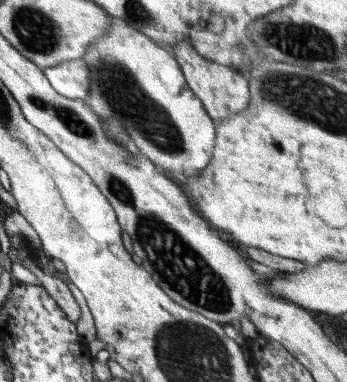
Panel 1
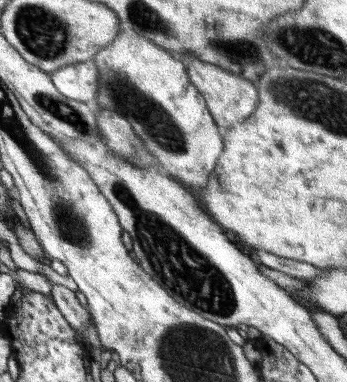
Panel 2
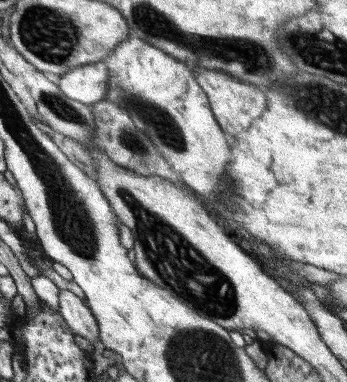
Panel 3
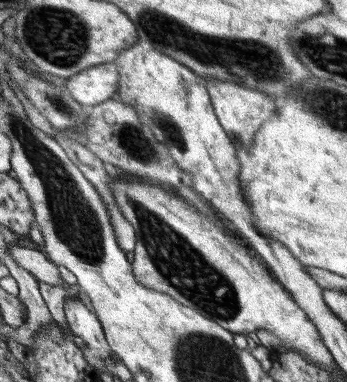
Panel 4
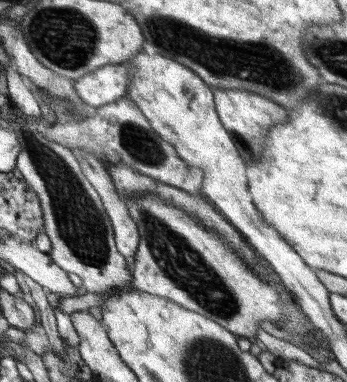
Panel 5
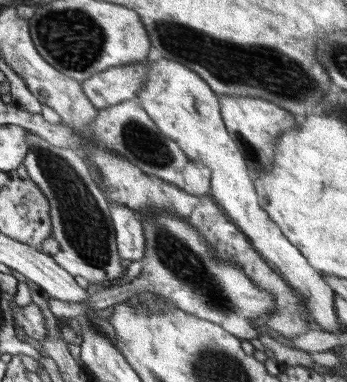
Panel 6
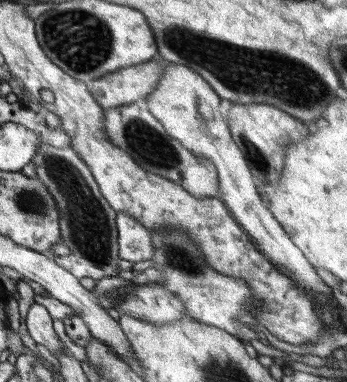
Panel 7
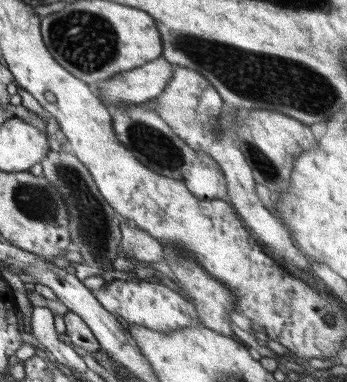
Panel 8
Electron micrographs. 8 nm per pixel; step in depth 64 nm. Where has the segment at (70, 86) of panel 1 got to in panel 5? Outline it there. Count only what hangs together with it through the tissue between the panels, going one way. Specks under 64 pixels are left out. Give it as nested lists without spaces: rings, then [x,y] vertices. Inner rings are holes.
[[[107,64],[77,80],[73,80],[73,92],[83,104],[99,108],[109,102],[117,102],[127,94],[129,78],[125,76],[123,64]]]

